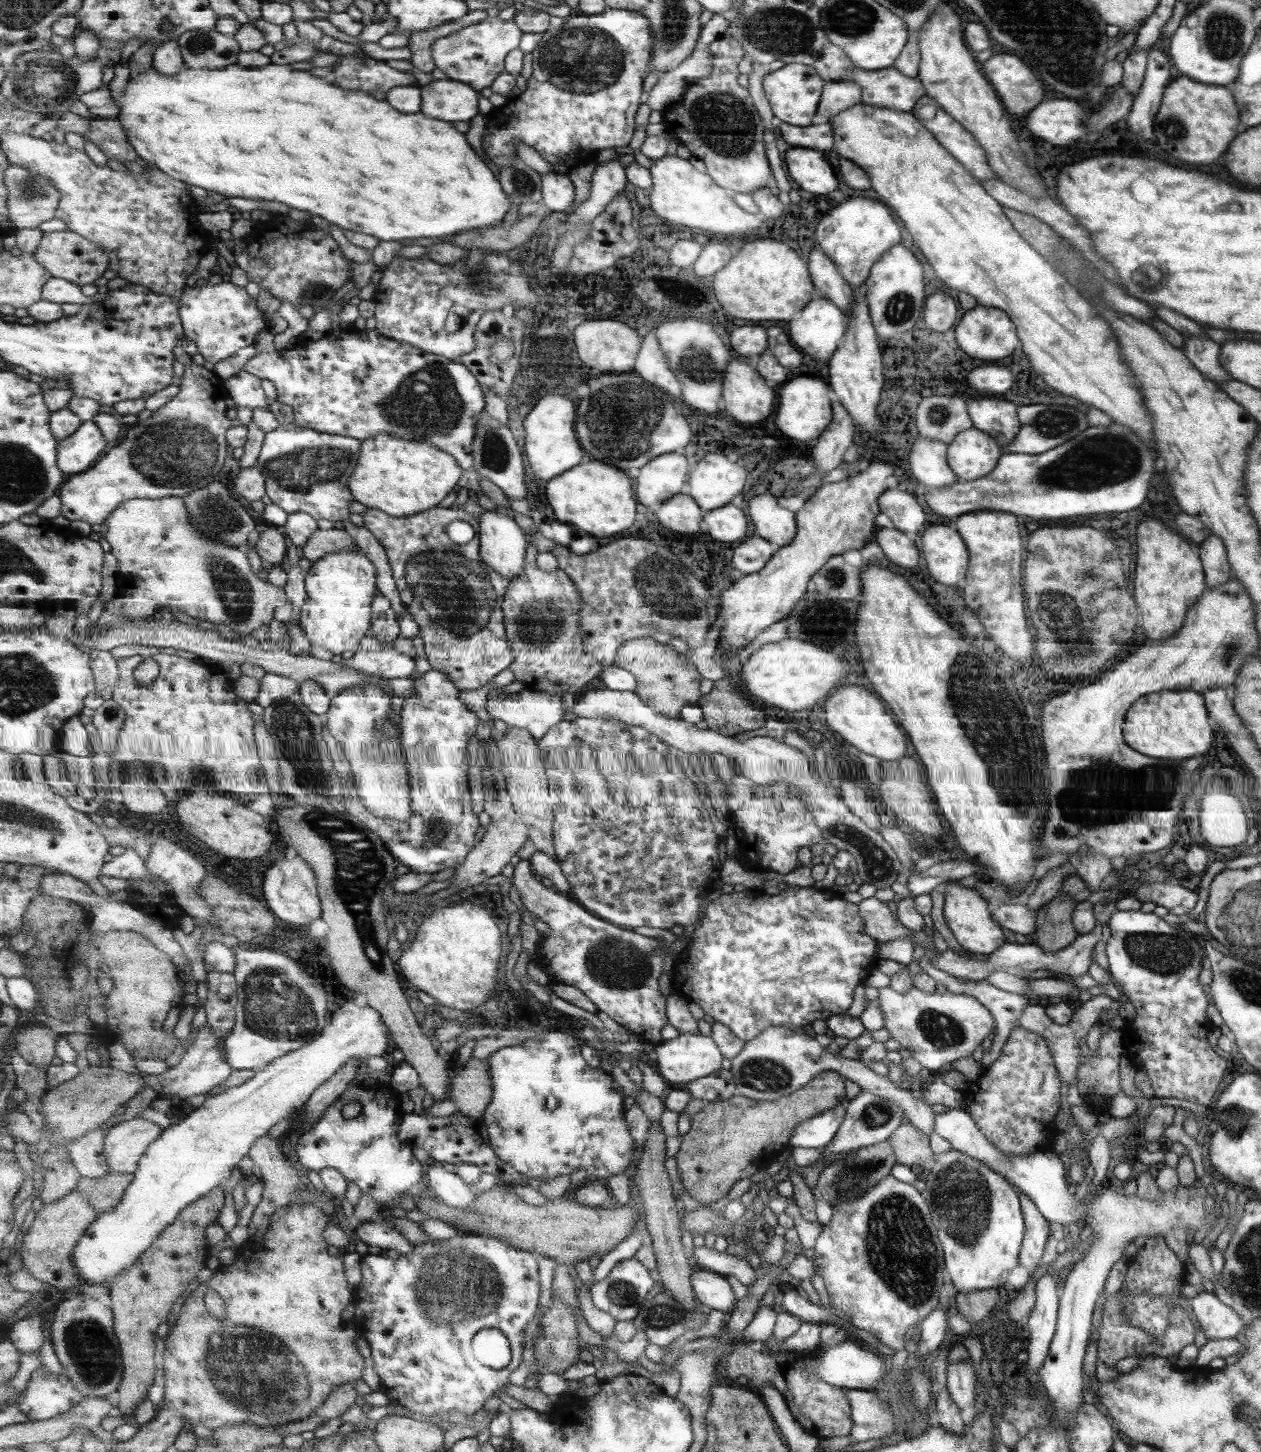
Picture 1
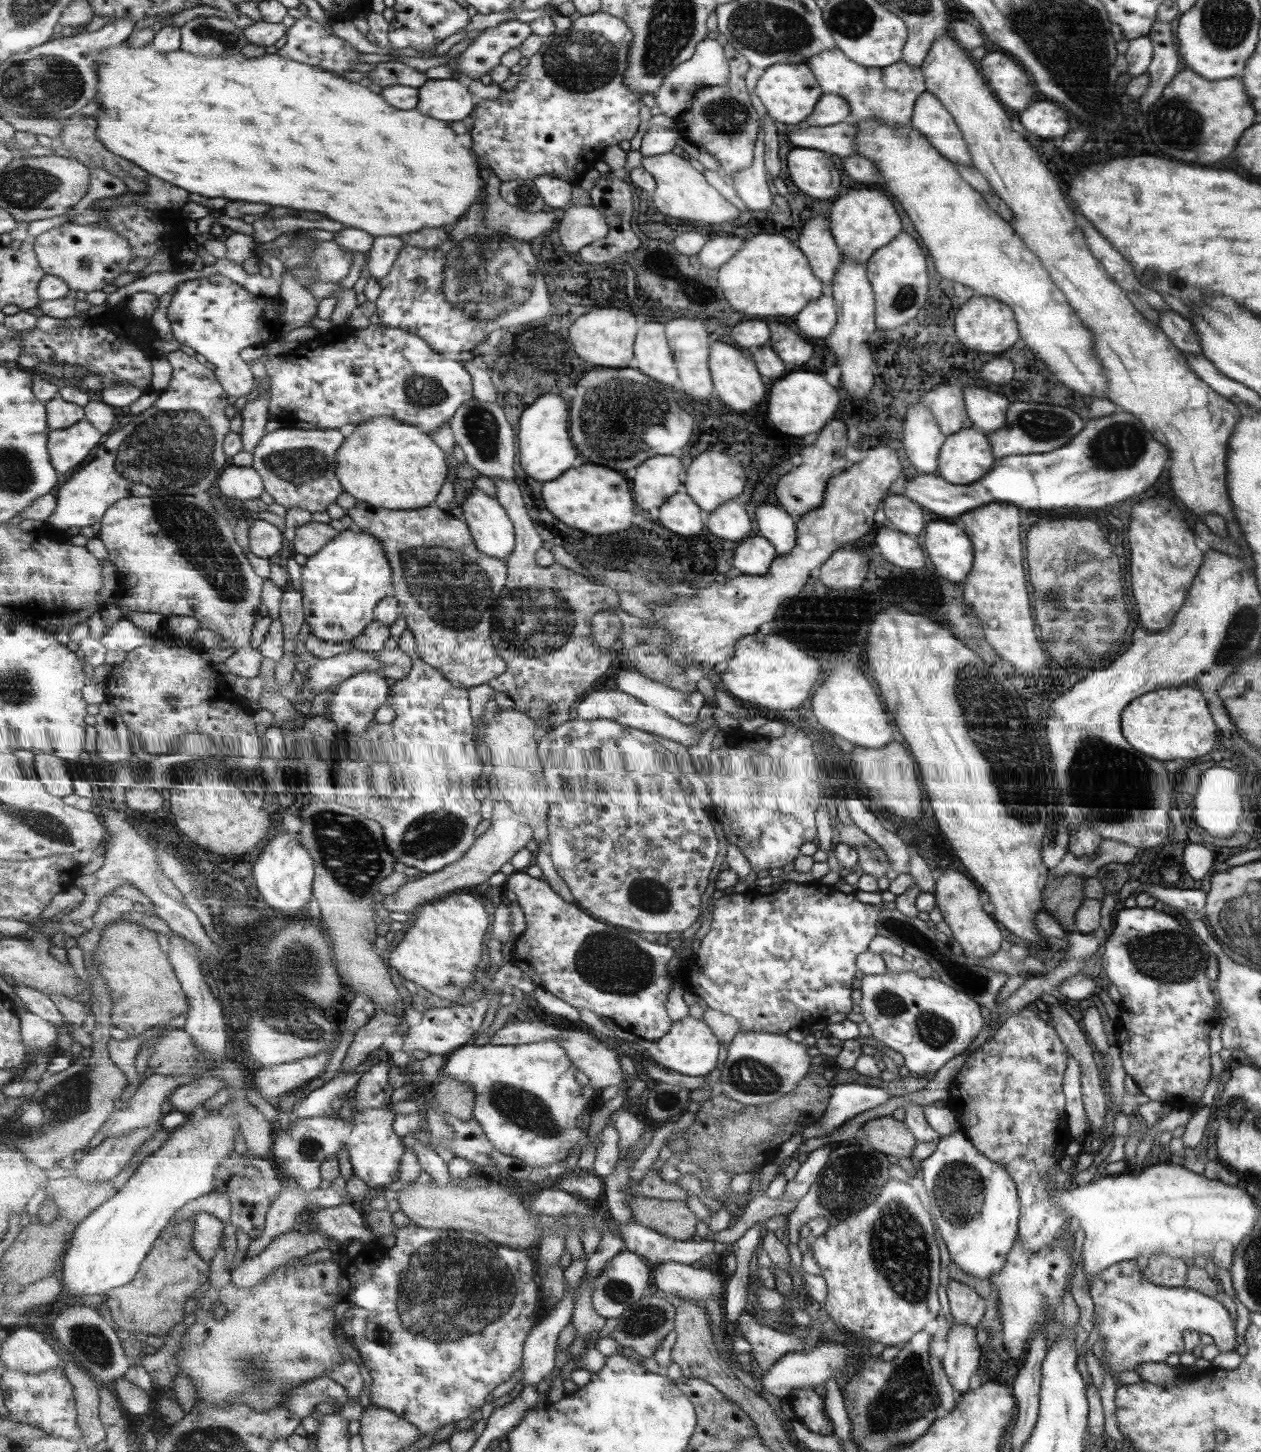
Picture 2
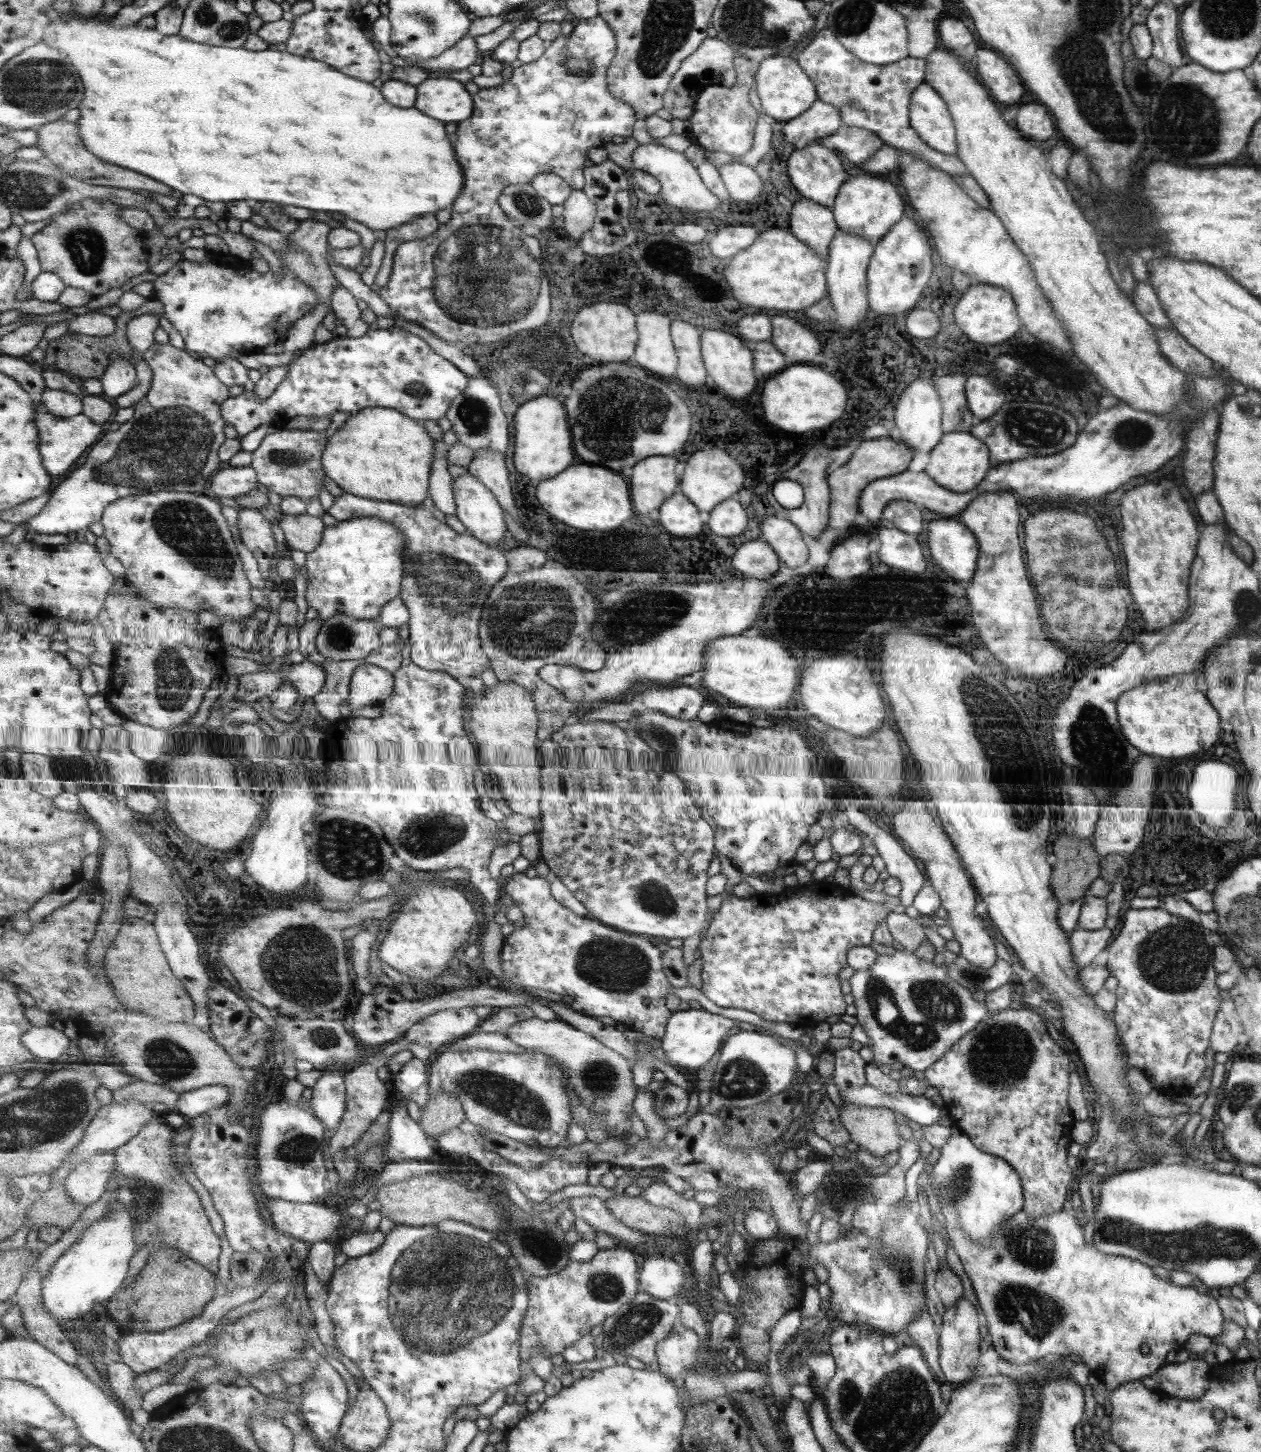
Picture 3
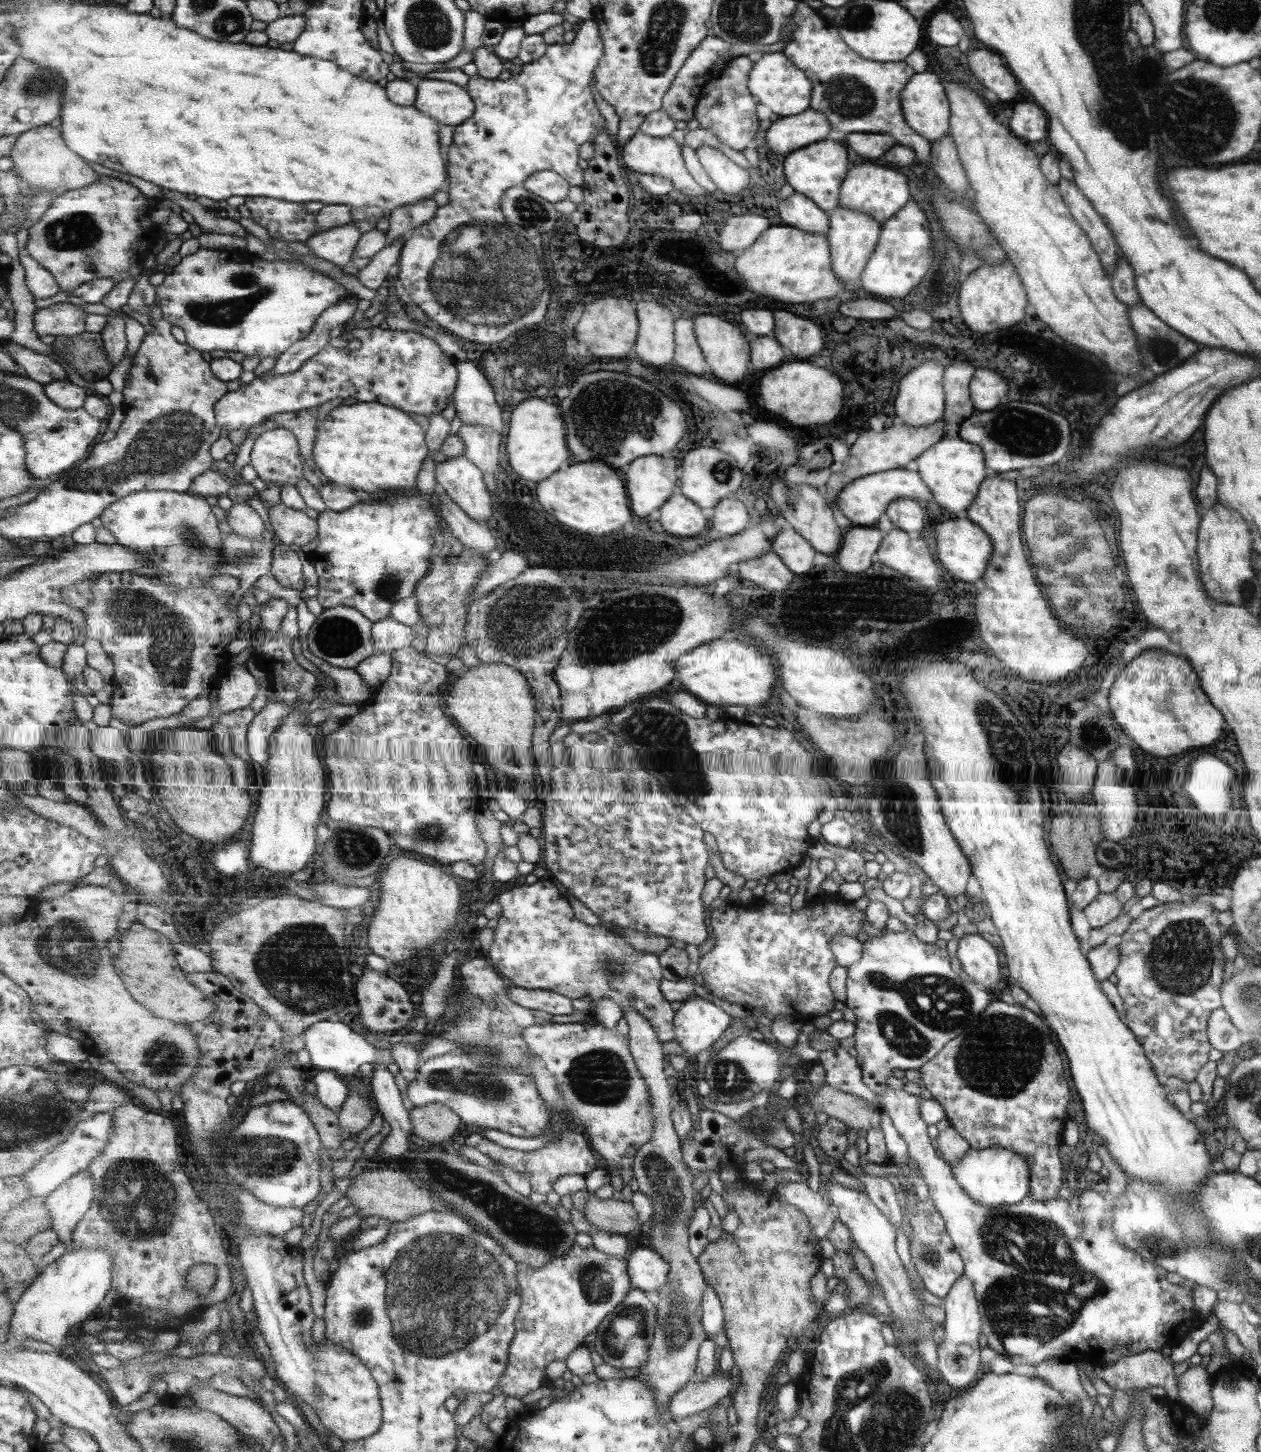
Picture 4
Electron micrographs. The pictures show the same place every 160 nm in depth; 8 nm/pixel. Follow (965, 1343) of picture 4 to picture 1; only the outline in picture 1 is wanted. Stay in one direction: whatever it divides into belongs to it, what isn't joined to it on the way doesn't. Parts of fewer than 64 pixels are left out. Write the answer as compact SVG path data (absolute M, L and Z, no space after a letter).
M959 1360L955 1364L948 1364L946 1370L946 1390L950 1394L951 1400L956 1402L959 1410L973 1403L975 1394L975 1380L971 1360Z

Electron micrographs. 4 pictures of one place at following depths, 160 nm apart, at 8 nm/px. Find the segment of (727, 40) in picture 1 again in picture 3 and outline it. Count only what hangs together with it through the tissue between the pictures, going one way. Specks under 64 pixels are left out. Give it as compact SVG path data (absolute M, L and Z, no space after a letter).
M737 56L733 59L733 64L734 79L730 85L712 84L699 91L692 115L688 119L691 126L687 135L705 150L725 152L735 158L745 154L751 148L757 112L751 108L747 98L747 92L751 90L751 84L753 84L751 62L745 60L745 57Z

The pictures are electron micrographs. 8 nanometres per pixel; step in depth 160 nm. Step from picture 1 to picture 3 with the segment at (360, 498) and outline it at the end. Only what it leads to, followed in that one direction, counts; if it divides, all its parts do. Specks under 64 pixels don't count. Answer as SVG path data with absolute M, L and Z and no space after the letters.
M373 407L351 414L330 437L322 456L324 471L345 493L421 506L430 494L435 440L418 420L395 409Z

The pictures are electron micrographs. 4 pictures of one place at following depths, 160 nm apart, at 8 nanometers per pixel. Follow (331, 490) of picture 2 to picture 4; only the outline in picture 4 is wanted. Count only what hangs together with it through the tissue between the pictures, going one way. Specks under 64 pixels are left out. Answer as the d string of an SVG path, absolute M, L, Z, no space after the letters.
M274 428L260 433L252 447L250 464L265 482L272 482L280 488L284 484L293 483L303 476L303 462L299 458L297 436L285 428Z

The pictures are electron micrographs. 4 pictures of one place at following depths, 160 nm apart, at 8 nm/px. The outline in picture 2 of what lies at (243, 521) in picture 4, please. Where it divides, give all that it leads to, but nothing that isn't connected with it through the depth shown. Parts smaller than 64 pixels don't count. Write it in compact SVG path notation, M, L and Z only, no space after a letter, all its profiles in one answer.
M257 519L249 528L250 552L261 558L269 559L282 550L281 540L284 537L281 530L267 522Z

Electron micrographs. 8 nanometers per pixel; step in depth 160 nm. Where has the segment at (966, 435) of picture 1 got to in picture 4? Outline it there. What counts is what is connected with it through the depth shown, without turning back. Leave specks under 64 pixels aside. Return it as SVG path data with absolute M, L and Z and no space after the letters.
M943 436L941 441L921 453L915 462L916 471L926 483L931 500L955 516L964 516L977 496L978 486L989 473L979 446L965 442L959 437L951 439Z

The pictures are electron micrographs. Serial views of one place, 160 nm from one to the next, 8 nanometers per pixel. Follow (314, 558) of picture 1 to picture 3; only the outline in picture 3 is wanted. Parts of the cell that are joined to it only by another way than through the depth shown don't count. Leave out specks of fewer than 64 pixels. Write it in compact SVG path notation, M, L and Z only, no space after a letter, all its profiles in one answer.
M307 513L300 515L283 514L279 526L286 537L288 549L303 551L306 554L317 550L323 540L326 524L321 517Z

